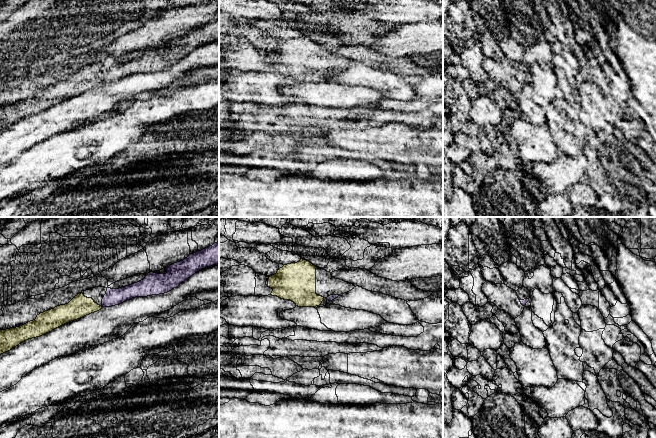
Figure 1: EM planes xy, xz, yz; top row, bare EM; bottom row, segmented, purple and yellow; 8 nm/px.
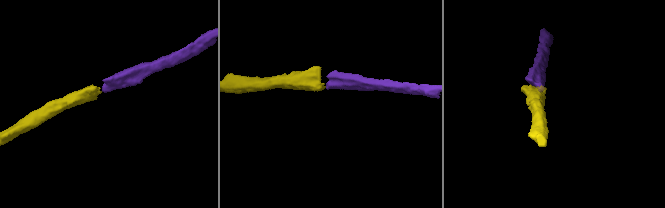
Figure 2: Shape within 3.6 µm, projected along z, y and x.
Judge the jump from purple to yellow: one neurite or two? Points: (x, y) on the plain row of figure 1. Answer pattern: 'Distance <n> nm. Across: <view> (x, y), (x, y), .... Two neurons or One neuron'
Distance 0 nm. One neuron

